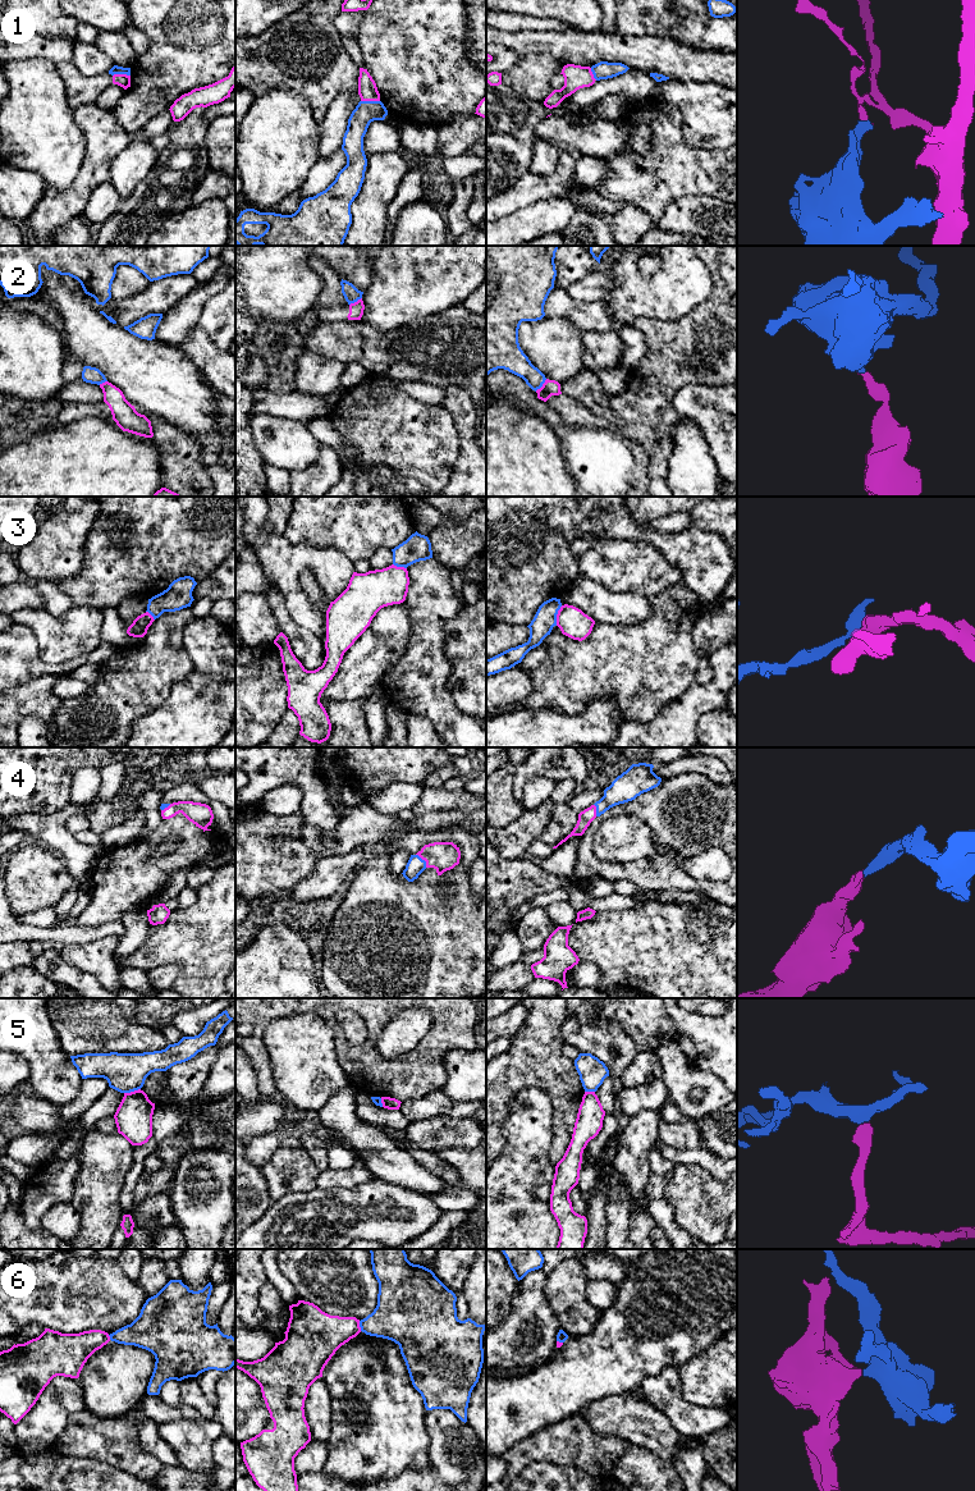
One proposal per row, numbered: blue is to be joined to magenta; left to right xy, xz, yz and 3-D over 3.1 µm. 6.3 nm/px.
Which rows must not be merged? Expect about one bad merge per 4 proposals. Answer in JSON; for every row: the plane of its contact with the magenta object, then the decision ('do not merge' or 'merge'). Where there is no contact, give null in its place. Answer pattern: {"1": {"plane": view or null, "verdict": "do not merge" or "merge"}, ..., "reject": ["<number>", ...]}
{"1": {"plane": "xz", "verdict": "do not merge"}, "2": {"plane": "yz", "verdict": "do not merge"}, "3": {"plane": "yz", "verdict": "do not merge"}, "4": {"plane": "xz", "verdict": "merge"}, "5": {"plane": "xy", "verdict": "do not merge"}, "6": {"plane": "xz", "verdict": "do not merge"}, "reject": ["1", "2", "3", "5", "6"]}

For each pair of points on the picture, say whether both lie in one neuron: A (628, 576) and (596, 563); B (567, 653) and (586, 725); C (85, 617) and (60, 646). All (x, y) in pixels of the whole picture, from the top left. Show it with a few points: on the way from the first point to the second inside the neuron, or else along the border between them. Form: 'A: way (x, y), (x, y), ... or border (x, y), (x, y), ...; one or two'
A: way (621, 574), (613, 566), (604, 565); one
B: border (609, 698), (595, 699), (575, 714), (552, 712); two
C: way (81, 625), (68, 639); one

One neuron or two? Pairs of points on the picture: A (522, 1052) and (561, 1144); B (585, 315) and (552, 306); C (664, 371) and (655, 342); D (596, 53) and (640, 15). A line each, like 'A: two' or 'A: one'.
A: one
B: one
C: one
D: two

